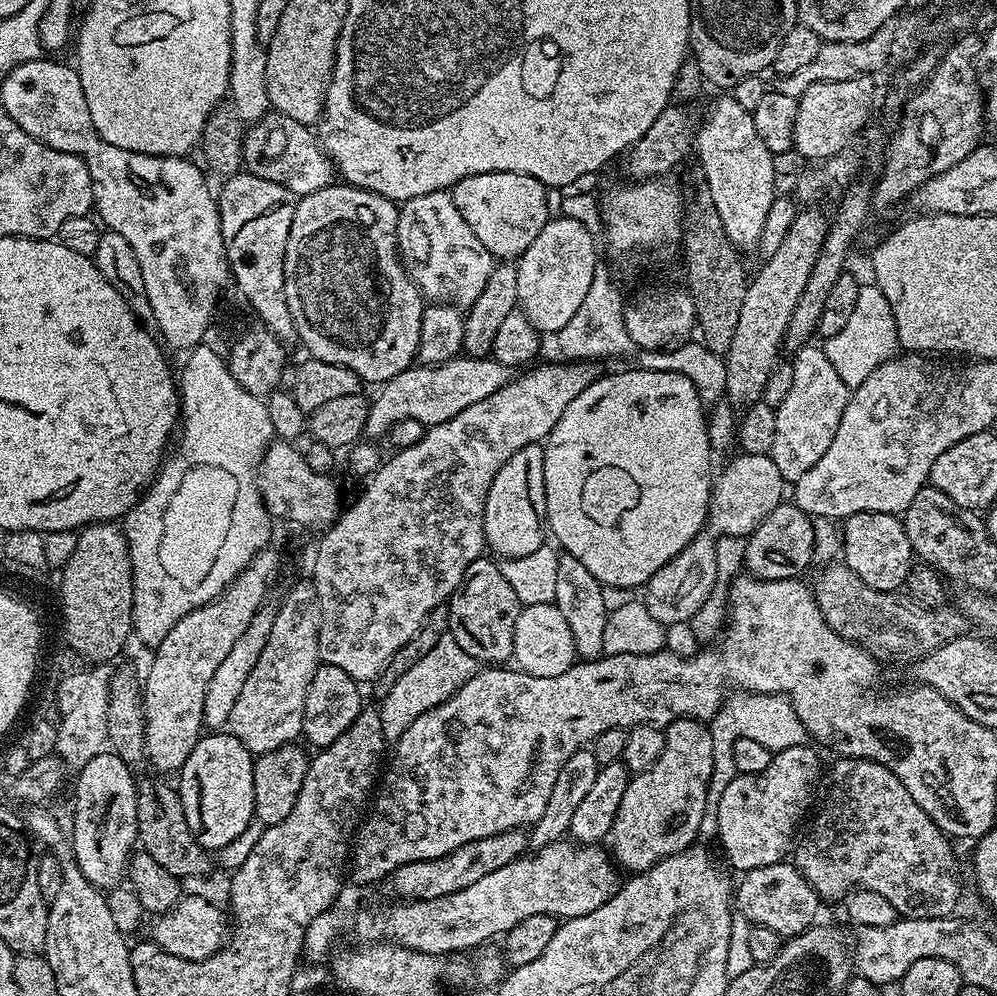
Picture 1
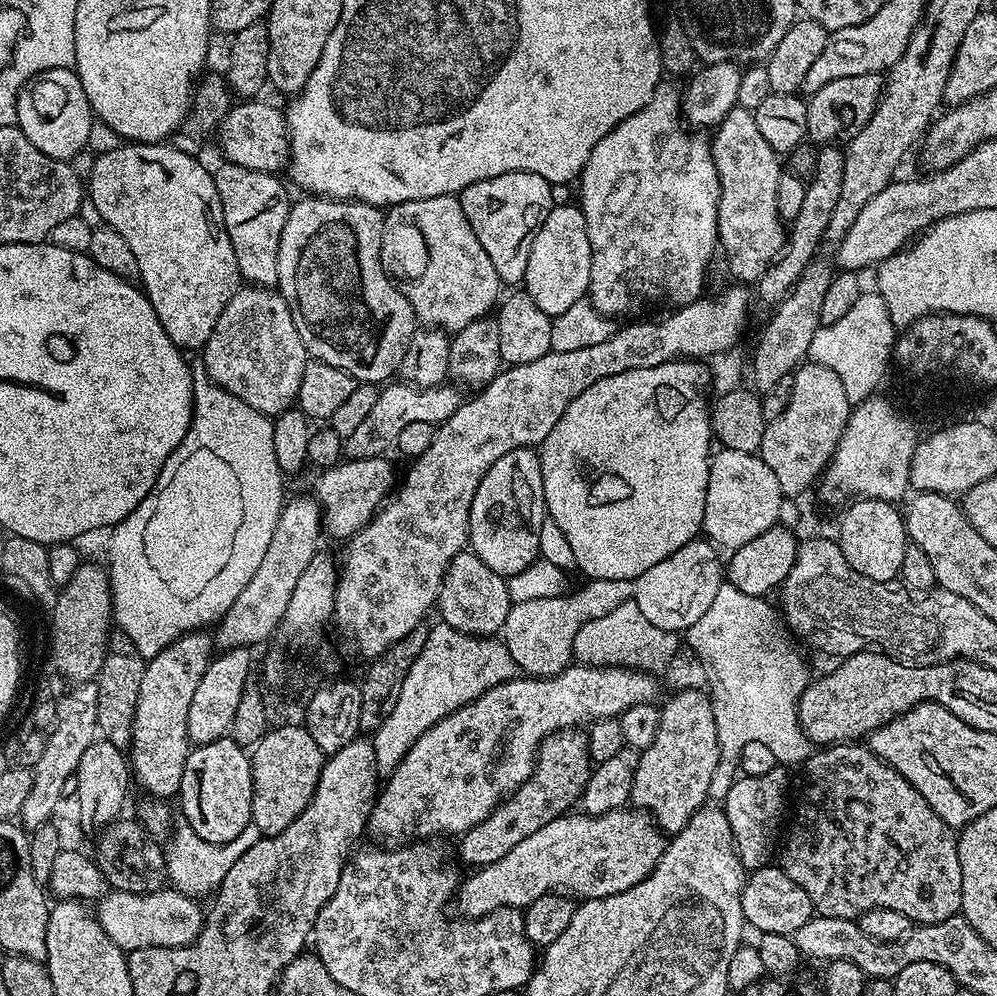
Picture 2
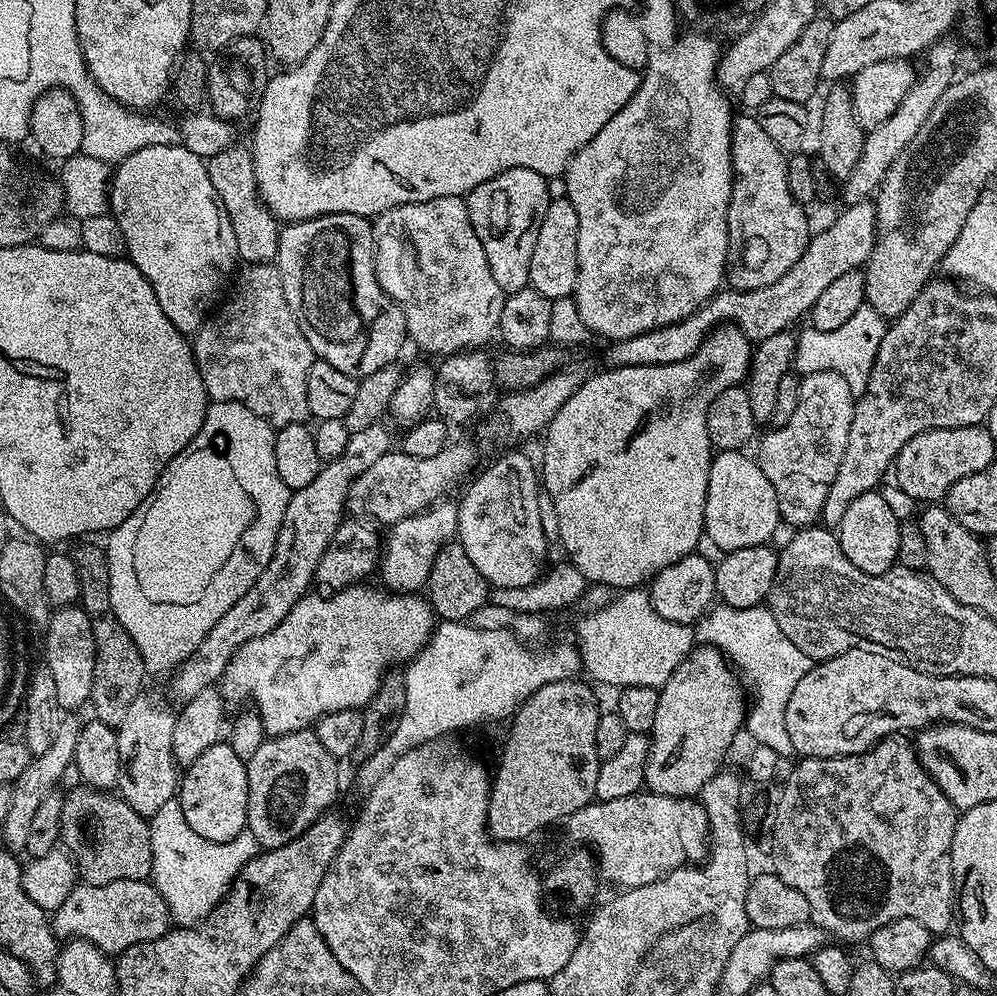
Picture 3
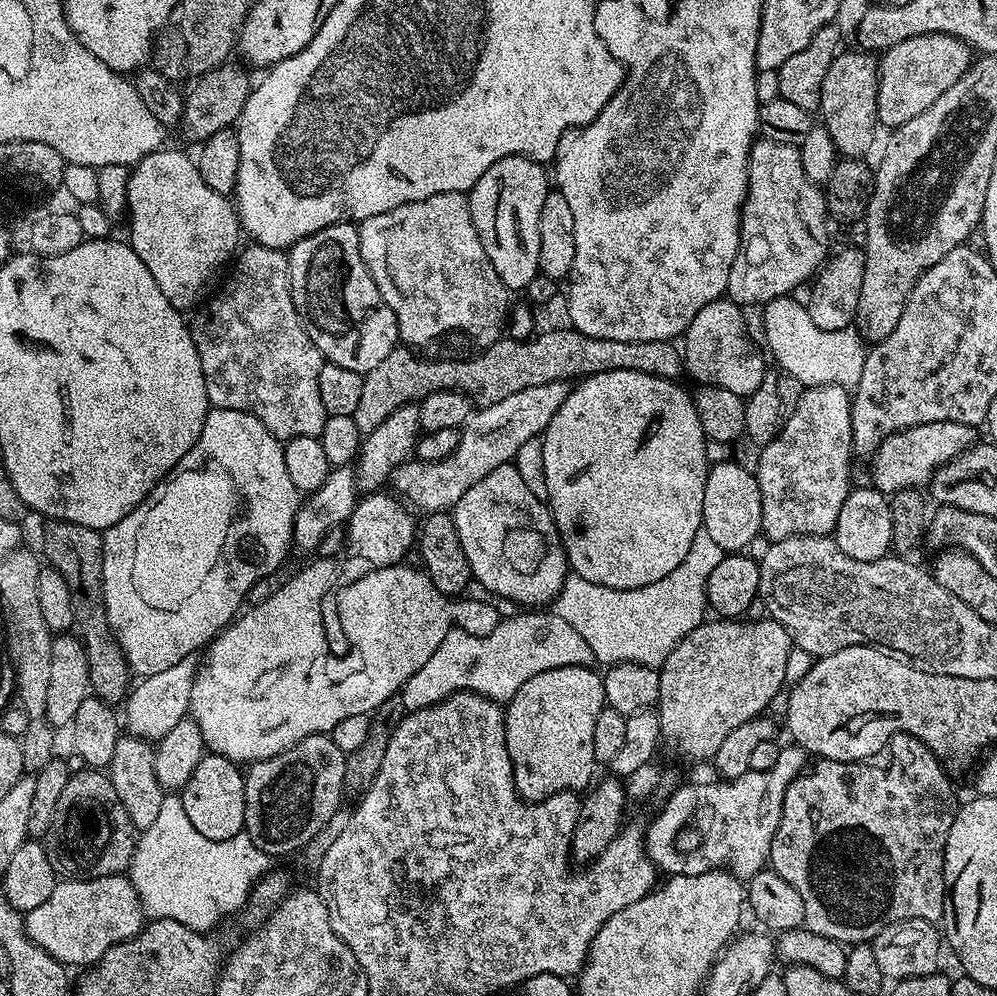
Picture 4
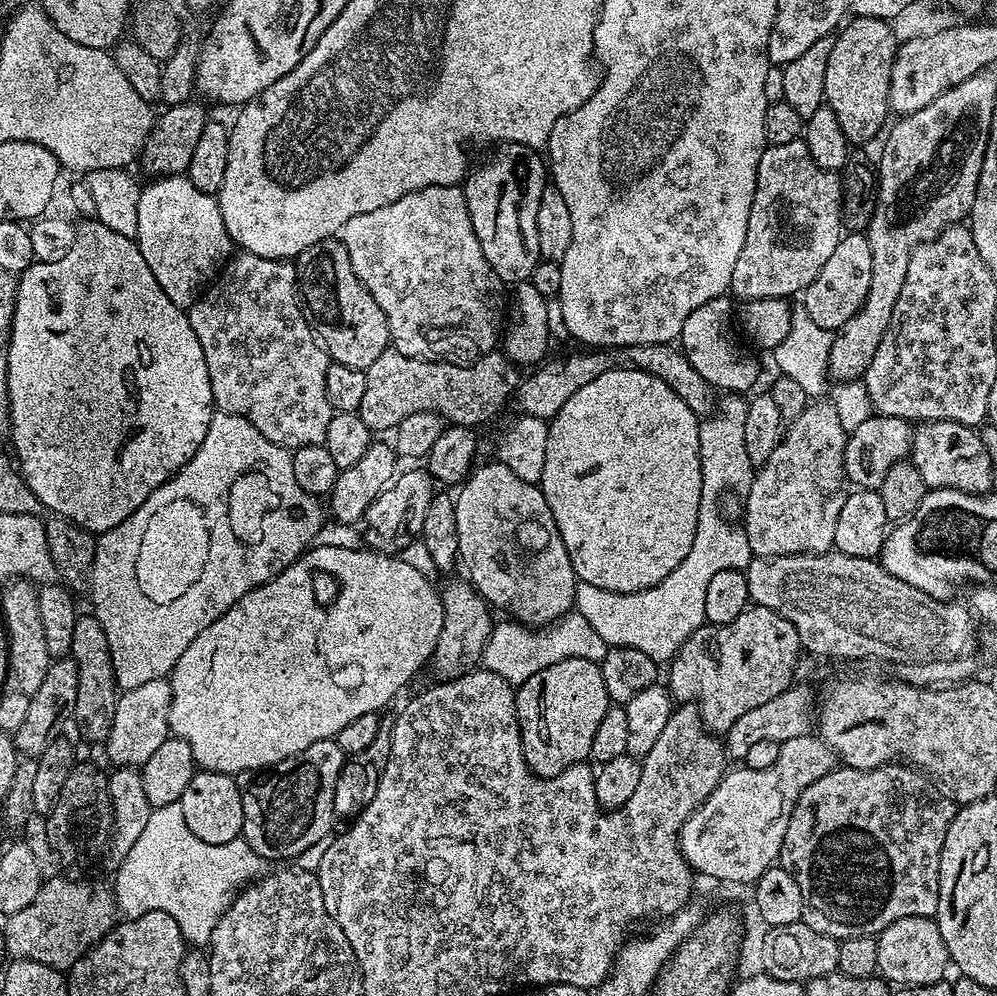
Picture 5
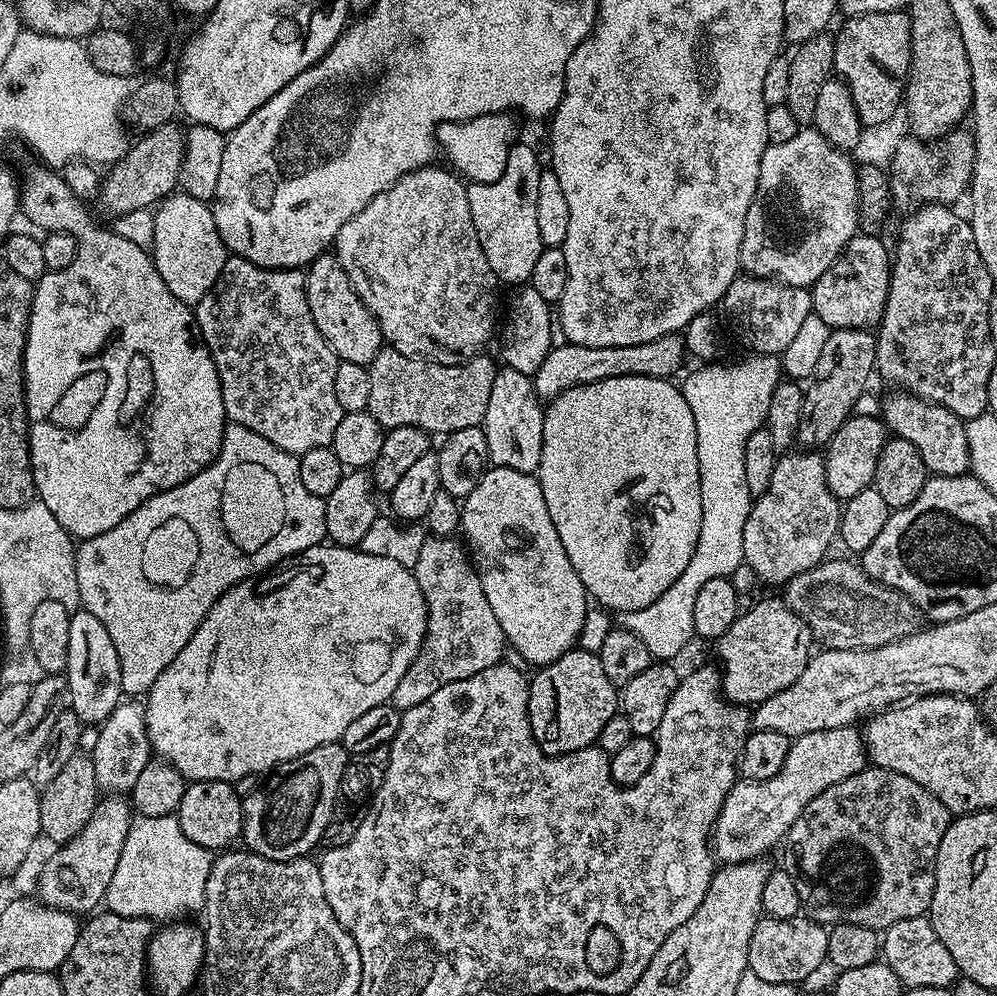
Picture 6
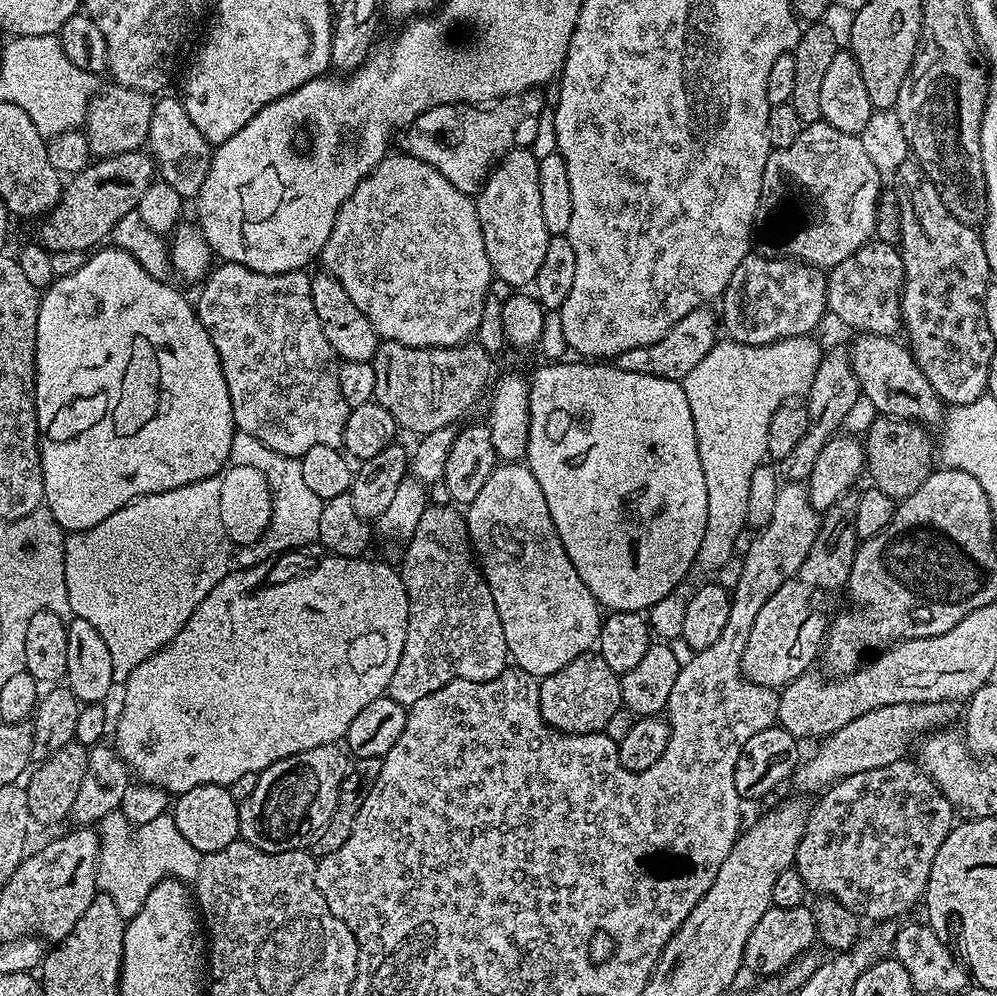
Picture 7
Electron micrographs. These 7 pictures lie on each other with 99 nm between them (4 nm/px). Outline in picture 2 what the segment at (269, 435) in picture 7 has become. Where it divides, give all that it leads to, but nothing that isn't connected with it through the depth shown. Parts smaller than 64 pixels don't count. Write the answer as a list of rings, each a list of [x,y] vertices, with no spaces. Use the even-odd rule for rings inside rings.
[[[242,286],[226,302],[210,338],[204,343],[203,371],[220,388],[264,416],[275,418],[296,404],[302,370],[309,362],[308,351],[294,326],[290,306],[272,286]]]

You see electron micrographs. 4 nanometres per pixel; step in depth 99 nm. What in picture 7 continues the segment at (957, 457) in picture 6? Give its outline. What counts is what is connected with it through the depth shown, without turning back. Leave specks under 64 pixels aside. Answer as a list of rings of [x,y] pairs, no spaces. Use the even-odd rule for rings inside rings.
[[[865,332],[850,344],[852,369],[860,383],[862,396],[873,403],[881,416],[893,416],[899,420],[914,420],[925,426],[943,425],[946,405],[940,395],[930,386],[926,374],[917,366],[912,353],[899,339]]]

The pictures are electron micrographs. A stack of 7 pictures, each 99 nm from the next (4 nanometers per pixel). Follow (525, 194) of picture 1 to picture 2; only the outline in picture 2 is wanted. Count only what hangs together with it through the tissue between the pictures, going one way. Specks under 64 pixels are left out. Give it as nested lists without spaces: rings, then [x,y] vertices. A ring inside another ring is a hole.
[[[507,172],[498,174],[498,178],[486,178],[466,186],[458,199],[470,230],[482,242],[482,250],[490,257],[490,262],[498,274],[501,285],[519,285],[526,274],[526,262],[530,262],[530,246],[534,234],[546,222],[546,214],[554,207],[551,200],[552,185],[538,174],[529,172]]]

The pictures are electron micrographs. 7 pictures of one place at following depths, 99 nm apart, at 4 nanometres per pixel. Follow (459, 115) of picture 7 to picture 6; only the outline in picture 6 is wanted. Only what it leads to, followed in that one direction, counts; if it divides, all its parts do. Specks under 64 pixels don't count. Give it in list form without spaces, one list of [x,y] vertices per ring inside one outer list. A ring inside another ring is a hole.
[[[495,112],[469,120],[451,120],[436,128],[436,143],[442,156],[449,160],[451,171],[474,184],[498,182],[506,170],[506,154],[517,143],[516,124],[508,112]]]

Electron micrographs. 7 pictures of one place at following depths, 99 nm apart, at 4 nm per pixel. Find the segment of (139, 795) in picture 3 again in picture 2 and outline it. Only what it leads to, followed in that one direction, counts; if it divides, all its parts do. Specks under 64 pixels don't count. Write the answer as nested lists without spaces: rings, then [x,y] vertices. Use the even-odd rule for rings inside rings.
[[[207,631],[187,632],[145,663],[142,690],[138,690],[138,706],[134,710],[130,772],[149,797],[172,798],[180,791],[182,770],[186,770],[190,751],[186,718],[190,718],[194,689],[214,658],[212,648],[214,640]]]

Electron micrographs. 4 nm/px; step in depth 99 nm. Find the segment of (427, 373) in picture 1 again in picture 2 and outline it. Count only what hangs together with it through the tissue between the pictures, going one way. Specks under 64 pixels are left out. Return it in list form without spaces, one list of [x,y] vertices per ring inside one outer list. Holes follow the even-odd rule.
[[[392,382],[379,389],[374,406],[366,419],[344,440],[344,456],[349,460],[374,458],[384,456],[387,448],[395,445],[398,434],[409,422],[430,422],[439,426],[458,410],[462,403],[461,389],[451,388],[451,383],[445,382],[434,388],[418,388],[411,382]]]

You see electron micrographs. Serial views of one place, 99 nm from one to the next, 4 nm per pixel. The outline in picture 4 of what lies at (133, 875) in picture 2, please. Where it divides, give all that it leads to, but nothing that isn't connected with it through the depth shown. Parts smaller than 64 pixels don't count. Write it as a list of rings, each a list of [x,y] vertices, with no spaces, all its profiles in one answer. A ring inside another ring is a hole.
[[[100,770],[69,775],[66,790],[62,790],[62,798],[58,798],[58,810],[54,810],[52,831],[46,844],[49,862],[57,877],[93,880],[127,873],[137,839],[138,830],[108,775]]]

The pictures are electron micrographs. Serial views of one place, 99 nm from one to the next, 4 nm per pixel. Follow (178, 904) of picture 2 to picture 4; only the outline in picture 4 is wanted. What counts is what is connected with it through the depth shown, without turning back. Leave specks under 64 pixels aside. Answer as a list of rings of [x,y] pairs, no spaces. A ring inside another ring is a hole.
[[[127,875],[103,876],[93,880],[61,879],[46,902],[23,913],[26,934],[46,954],[65,966],[98,963],[106,950],[118,942],[134,938],[146,923],[144,907]]]

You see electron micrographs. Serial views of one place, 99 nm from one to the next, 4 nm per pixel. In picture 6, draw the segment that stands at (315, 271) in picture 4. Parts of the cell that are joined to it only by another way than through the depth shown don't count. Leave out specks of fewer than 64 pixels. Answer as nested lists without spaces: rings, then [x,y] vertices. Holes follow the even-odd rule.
[[[334,254],[315,256],[311,264],[307,265],[304,285],[314,326],[318,326],[322,338],[326,338],[334,350],[336,359],[358,362],[365,366],[371,364],[372,359],[380,353],[385,338],[372,311],[365,306],[362,298],[358,298],[350,278],[346,278],[346,270],[342,270],[338,258]]]

